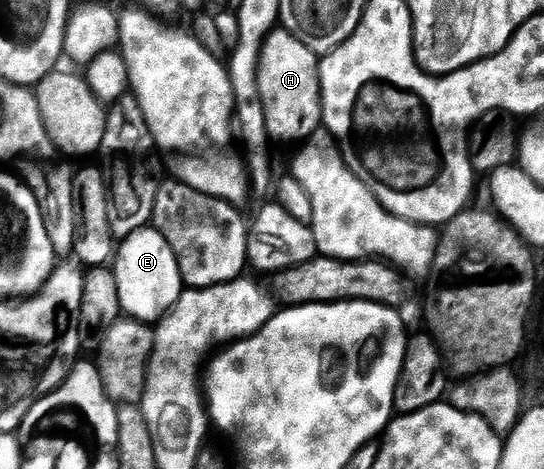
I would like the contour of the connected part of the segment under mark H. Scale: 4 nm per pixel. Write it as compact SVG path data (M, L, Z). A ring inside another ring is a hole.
M275 28L266 36L262 44L262 63L258 66L258 83L260 84L260 100L264 100L264 112L268 120L268 132L275 143L298 142L309 140L319 133L322 120L322 85L318 75L319 55L308 48L295 34L281 28Z

